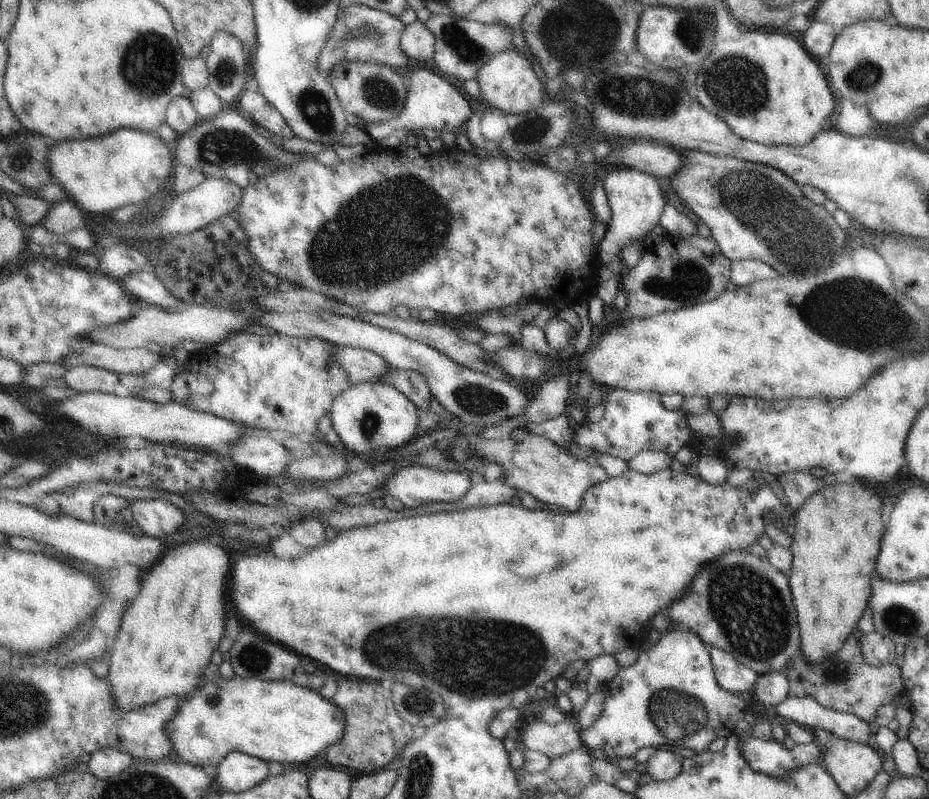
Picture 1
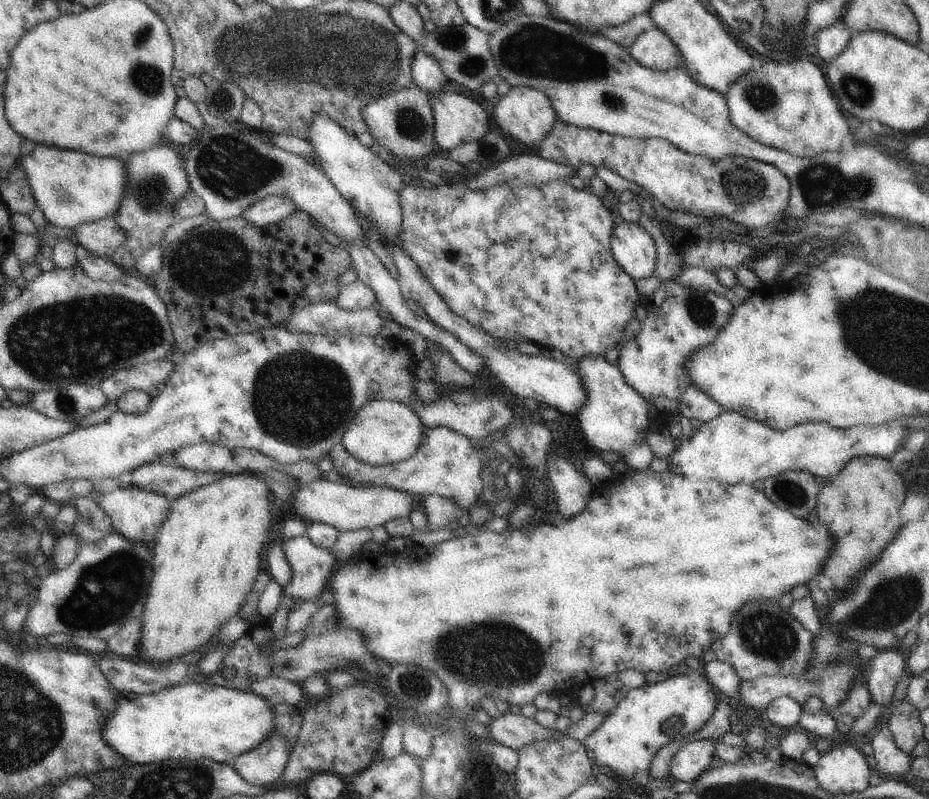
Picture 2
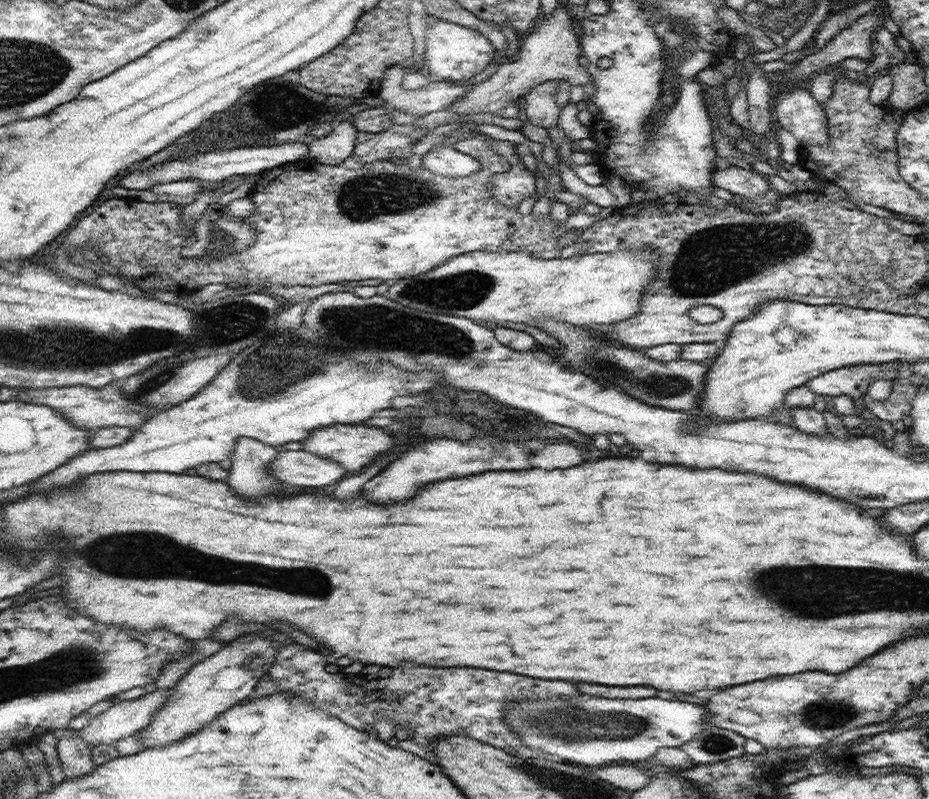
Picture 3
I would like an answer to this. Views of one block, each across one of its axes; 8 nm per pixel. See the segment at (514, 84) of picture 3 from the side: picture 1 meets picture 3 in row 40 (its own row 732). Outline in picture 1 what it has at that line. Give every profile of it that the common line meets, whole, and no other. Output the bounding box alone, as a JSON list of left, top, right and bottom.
[520,719,584,760]

